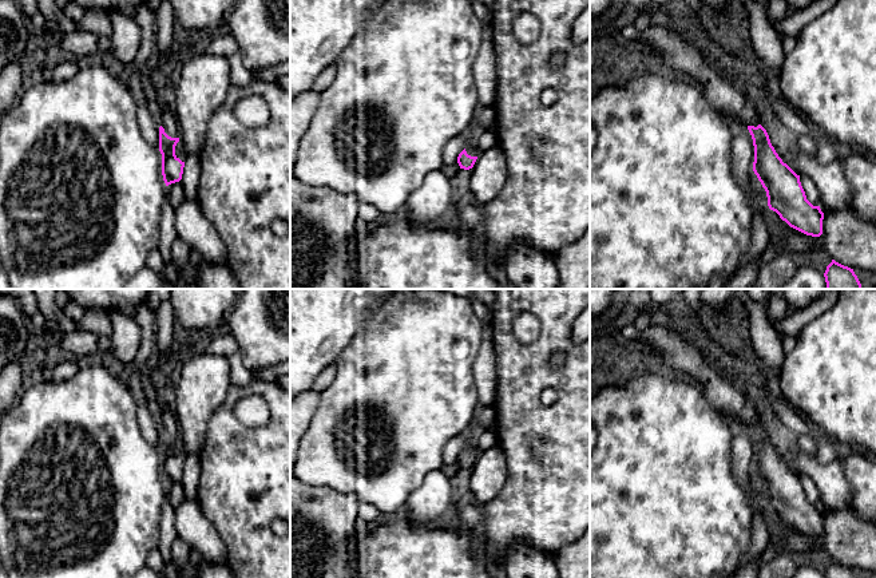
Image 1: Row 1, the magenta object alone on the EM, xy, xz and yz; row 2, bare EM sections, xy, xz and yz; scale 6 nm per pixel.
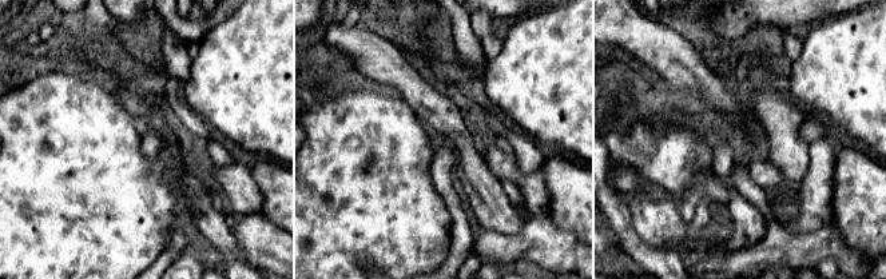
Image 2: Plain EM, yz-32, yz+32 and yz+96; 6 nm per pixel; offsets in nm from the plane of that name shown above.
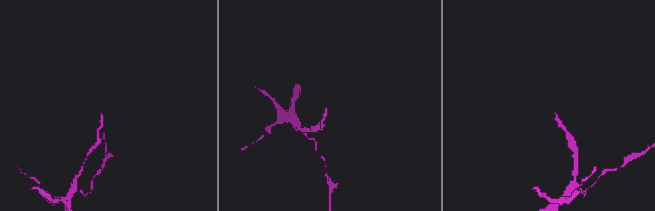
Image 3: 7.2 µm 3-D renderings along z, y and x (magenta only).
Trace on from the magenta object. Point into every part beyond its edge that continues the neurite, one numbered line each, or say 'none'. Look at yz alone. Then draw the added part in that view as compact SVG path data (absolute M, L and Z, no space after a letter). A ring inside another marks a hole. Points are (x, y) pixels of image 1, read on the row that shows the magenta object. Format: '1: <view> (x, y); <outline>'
1: yz (670, 51); M653 21L642 31L635 23L629 24L623 33L626 40L649 44L651 50L649 56L655 67L695 80L710 104L725 114L736 130L761 124L756 106L741 87L710 66L695 44L686 40L686 32L682 29L673 31L663 23Z

